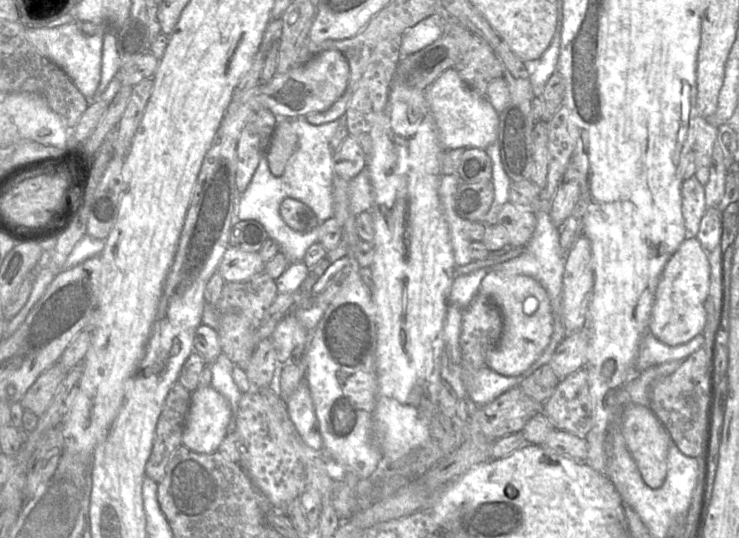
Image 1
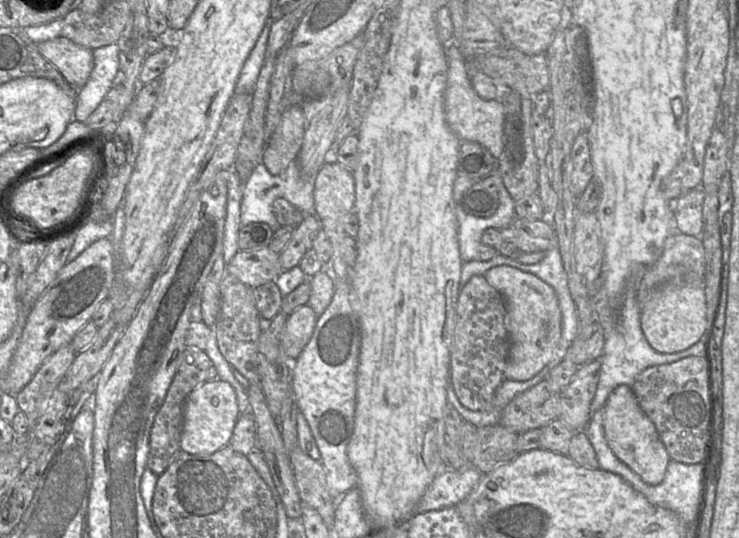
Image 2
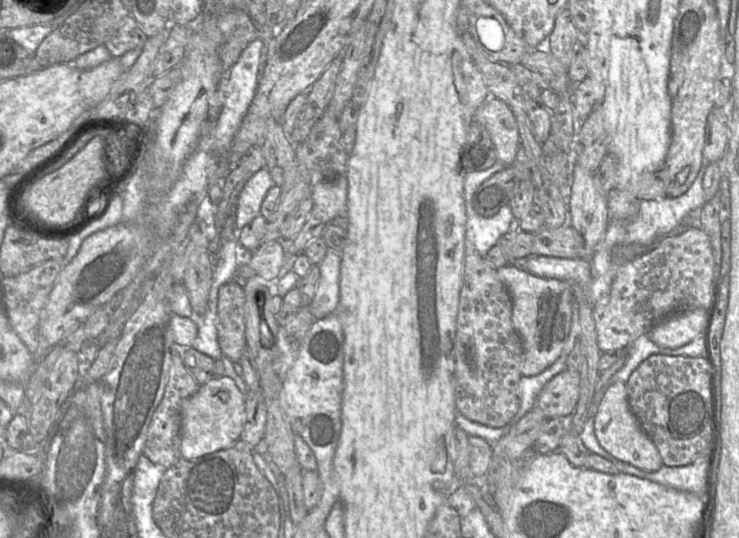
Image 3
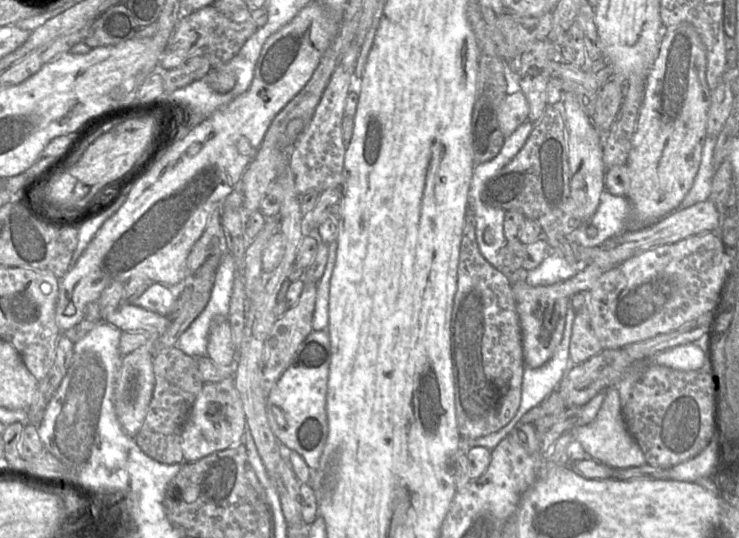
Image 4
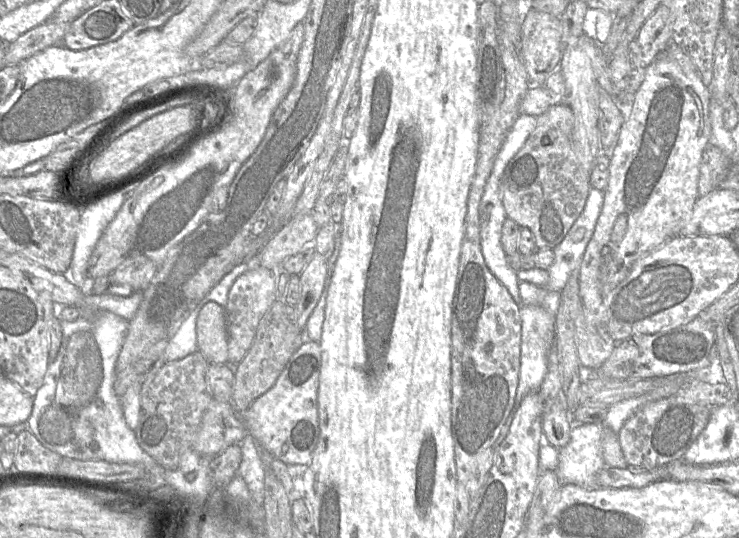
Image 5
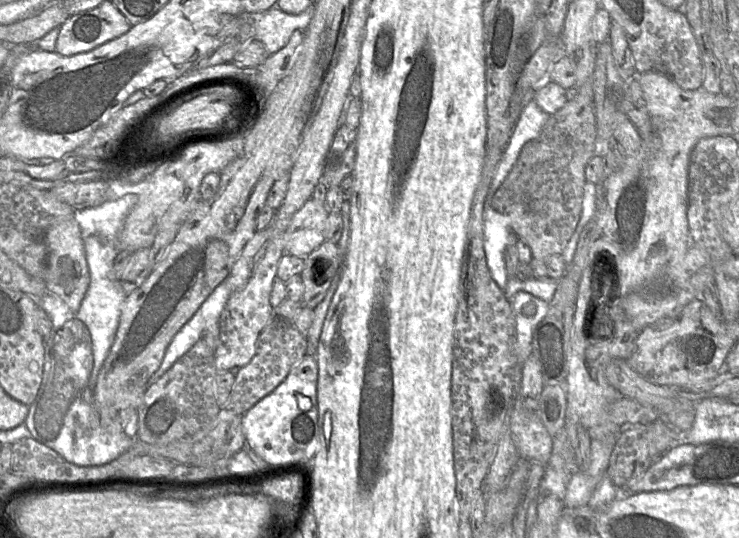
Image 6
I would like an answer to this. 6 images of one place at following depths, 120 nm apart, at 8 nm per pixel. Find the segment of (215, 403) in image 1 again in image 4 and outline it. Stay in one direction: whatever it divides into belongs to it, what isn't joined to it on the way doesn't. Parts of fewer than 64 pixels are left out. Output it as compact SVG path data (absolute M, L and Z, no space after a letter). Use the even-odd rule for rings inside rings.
M233 378L204 383L183 426L181 448L184 462L195 462L214 452L238 446L241 444L245 427L243 405Z

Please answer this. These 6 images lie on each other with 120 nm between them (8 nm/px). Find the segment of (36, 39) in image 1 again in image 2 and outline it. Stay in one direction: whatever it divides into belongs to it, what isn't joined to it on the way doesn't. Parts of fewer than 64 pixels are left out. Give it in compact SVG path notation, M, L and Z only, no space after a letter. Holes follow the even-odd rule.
M61 36L37 45L40 54L56 67L70 86L79 89L86 84L94 66L93 50Z

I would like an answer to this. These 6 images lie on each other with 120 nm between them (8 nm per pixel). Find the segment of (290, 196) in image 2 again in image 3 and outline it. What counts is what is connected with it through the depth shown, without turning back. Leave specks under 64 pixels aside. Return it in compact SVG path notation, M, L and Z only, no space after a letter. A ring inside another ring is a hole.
M268 169L258 170L242 189L235 214L235 227L240 230L260 215L261 204L268 190L275 186Z

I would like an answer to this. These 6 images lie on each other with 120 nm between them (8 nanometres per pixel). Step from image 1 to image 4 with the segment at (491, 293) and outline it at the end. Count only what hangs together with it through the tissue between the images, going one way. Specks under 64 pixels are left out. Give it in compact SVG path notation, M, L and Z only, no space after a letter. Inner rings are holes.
M587 264L582 265L581 270L574 277L552 285L531 286L524 280L513 283L512 289L522 334L524 368L525 366L539 368L553 356L562 340L572 296L589 292L604 271L606 270L596 264Z

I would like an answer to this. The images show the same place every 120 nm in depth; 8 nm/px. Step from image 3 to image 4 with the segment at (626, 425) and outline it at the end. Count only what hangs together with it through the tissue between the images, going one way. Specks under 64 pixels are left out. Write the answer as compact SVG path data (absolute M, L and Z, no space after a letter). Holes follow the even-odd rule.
M615 386L605 391L604 400L594 420L585 426L577 425L570 431L573 439L582 445L588 456L613 469L639 467L646 464L645 456L640 446L625 425L619 392Z

